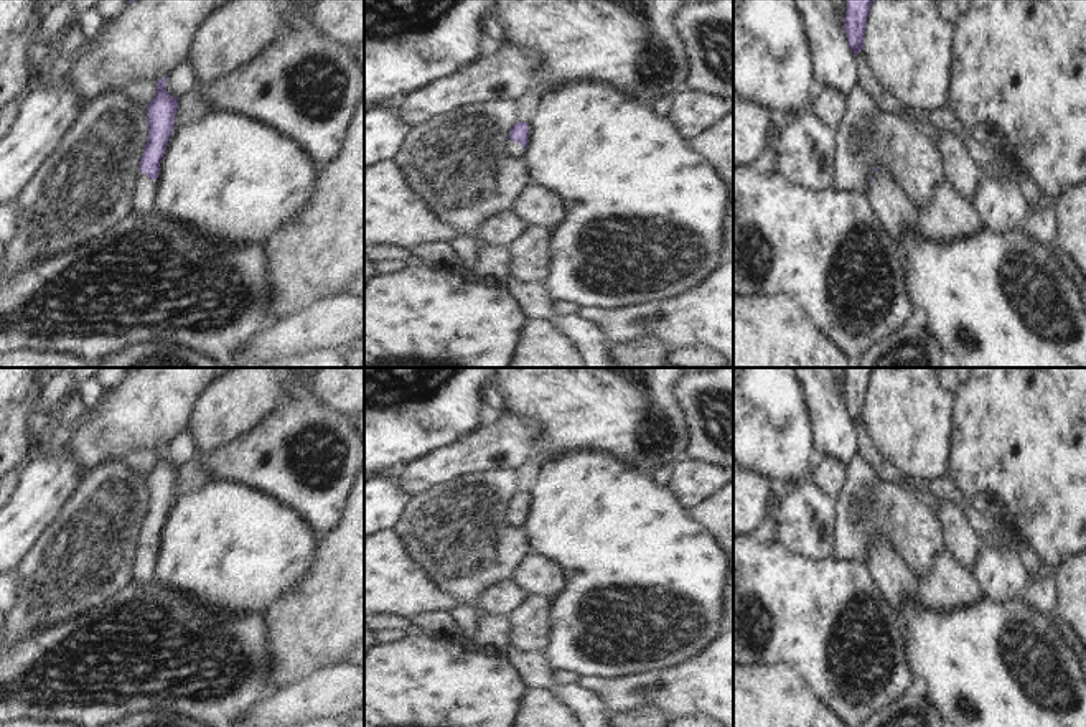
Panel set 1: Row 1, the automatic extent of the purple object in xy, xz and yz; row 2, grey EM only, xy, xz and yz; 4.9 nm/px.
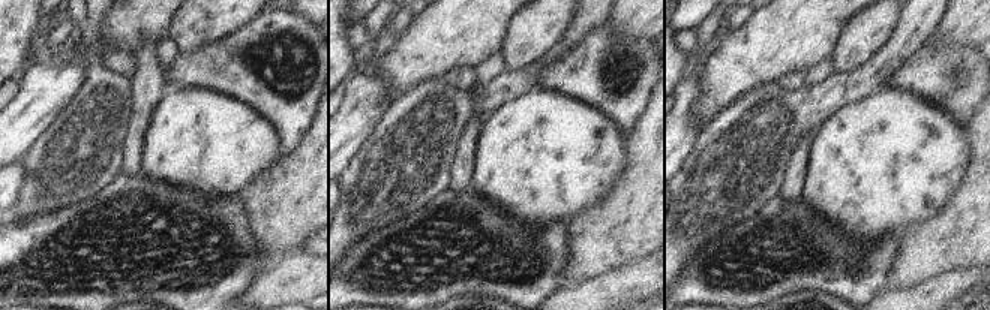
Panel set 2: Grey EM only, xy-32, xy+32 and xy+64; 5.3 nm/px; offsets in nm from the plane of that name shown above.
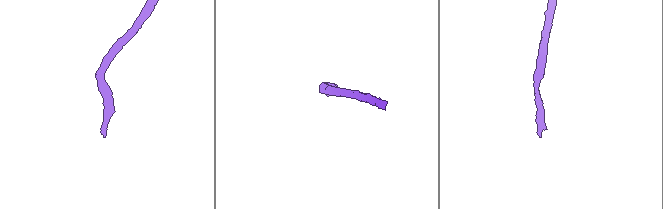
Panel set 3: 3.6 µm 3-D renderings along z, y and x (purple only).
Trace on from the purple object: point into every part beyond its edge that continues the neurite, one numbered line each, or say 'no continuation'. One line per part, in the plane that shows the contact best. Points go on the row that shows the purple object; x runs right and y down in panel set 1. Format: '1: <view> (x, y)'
1: xy (144, 196)

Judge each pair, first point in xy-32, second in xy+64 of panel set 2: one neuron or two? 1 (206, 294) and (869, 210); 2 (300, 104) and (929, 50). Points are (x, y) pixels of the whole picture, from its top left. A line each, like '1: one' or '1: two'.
1: two
2: one

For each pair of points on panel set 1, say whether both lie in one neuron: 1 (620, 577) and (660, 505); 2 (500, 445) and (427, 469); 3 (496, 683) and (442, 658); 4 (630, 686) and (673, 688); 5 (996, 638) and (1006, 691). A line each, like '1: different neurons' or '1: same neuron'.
1: same neuron
2: same neuron
3: same neuron
4: same neuron
5: same neuron

